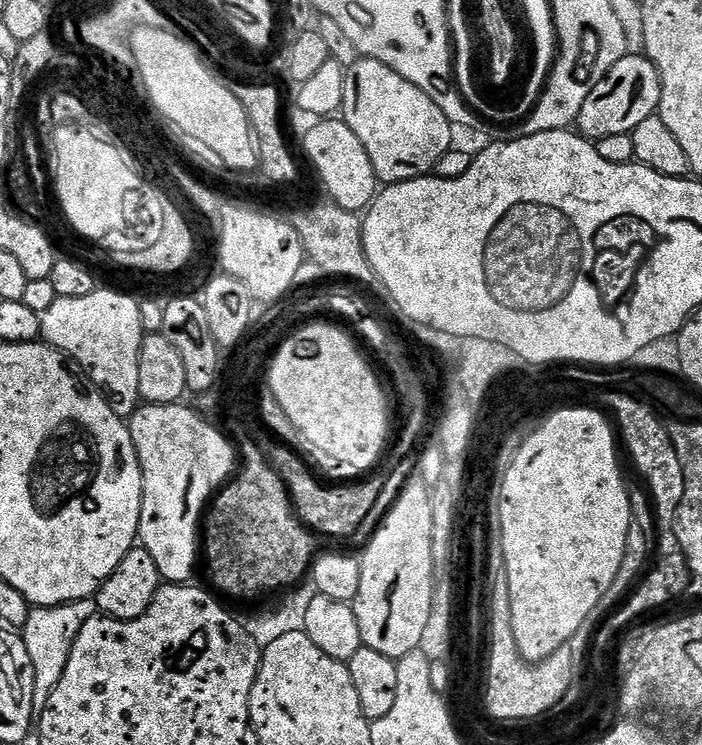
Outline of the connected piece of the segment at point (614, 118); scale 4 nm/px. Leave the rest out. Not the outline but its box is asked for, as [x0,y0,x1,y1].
[575,54,662,142]

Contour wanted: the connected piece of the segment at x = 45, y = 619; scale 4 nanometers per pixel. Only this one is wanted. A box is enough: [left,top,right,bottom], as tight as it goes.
[20,599,99,723]

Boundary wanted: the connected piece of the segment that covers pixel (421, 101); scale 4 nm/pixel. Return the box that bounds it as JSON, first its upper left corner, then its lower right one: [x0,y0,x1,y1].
[342,58,454,186]

